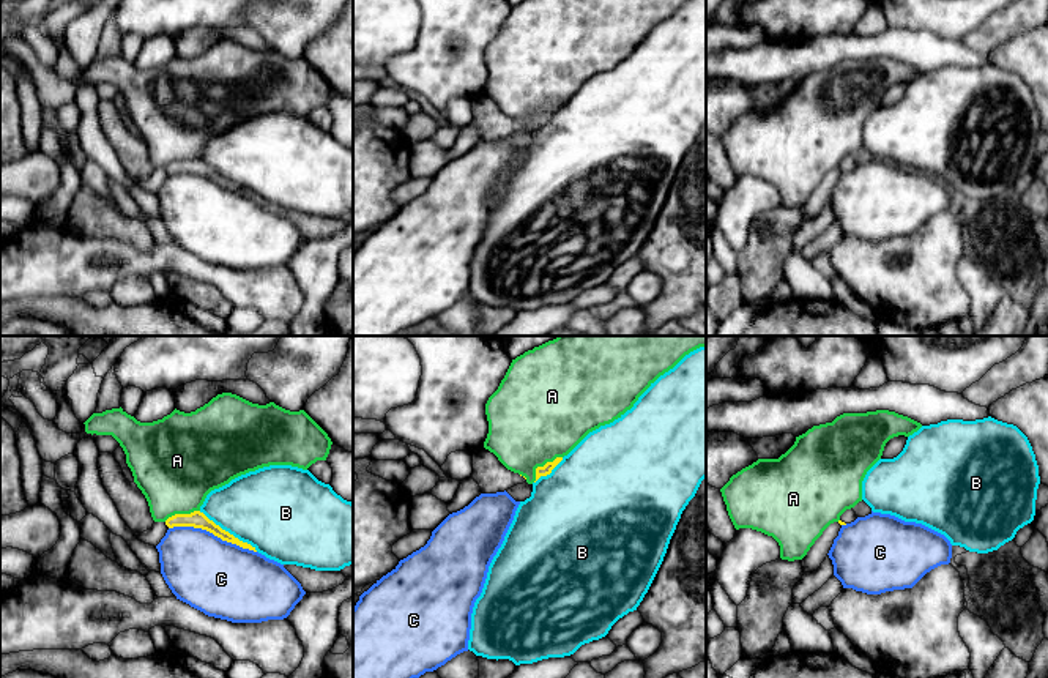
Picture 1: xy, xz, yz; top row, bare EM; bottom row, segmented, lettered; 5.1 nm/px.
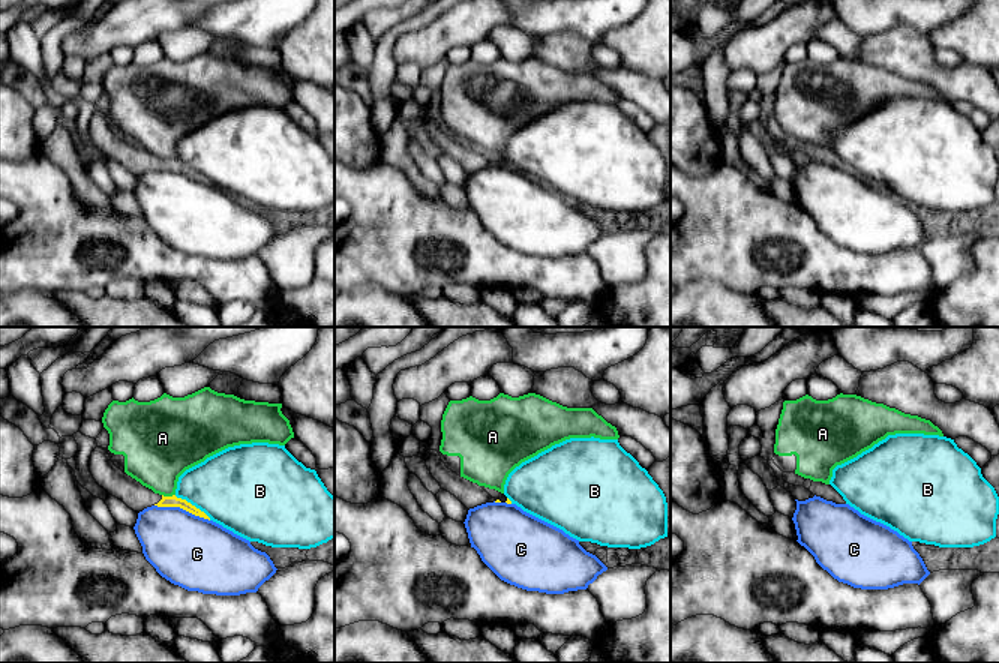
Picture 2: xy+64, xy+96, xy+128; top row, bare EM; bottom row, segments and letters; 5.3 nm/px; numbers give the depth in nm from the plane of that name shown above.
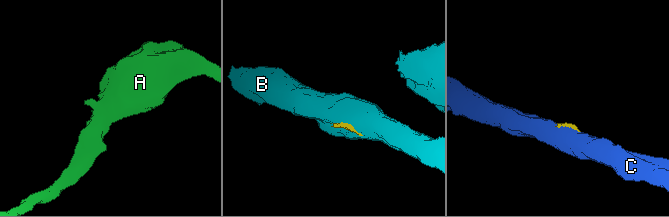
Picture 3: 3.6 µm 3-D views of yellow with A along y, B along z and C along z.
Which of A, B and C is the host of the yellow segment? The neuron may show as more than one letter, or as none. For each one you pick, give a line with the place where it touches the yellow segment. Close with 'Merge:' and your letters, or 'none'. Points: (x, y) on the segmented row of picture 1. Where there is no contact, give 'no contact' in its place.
Merge: none

